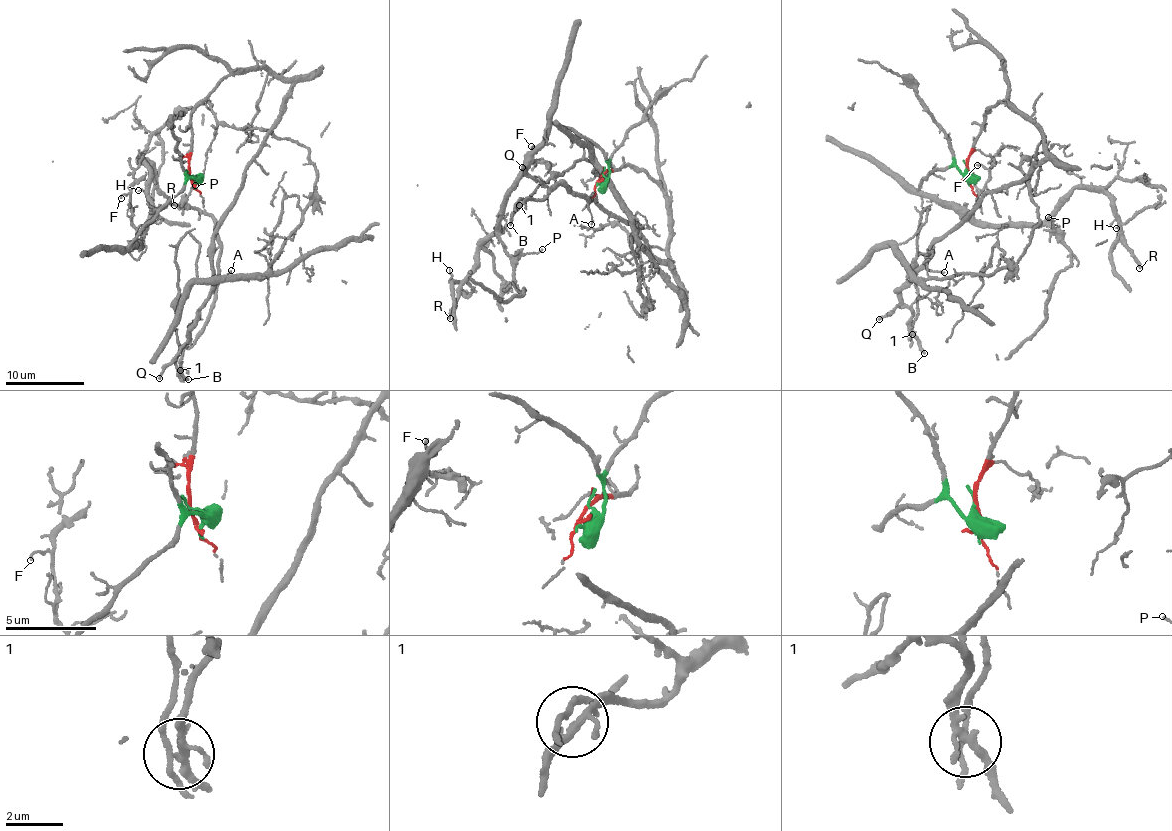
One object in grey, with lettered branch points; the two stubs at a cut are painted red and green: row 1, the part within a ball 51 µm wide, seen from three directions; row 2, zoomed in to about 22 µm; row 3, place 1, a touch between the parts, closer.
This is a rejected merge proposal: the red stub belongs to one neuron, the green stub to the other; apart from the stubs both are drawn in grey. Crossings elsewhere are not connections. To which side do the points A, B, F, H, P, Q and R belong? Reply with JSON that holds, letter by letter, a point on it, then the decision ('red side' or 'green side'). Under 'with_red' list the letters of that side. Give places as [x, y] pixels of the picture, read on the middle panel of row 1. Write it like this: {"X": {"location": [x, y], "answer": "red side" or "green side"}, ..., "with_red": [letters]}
{"A": {"location": [591, 224], "answer": "red side"}, "B": {"location": [510, 225], "answer": "red side"}, "F": {"location": [531, 146], "answer": "green side"}, "H": {"location": [449, 270], "answer": "green side"}, "P": {"location": [542, 249], "answer": "green side"}, "Q": {"location": [522, 167], "answer": "red side"}, "R": {"location": [450, 318], "answer": "green side"}, "with_red": ["A", "B", "Q"]}

